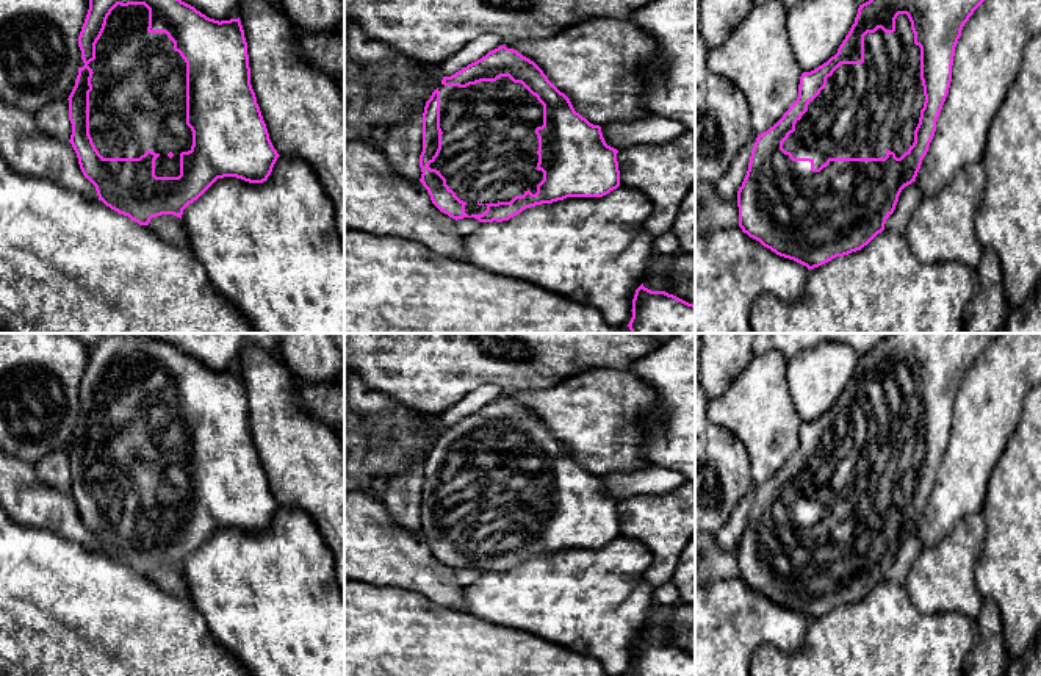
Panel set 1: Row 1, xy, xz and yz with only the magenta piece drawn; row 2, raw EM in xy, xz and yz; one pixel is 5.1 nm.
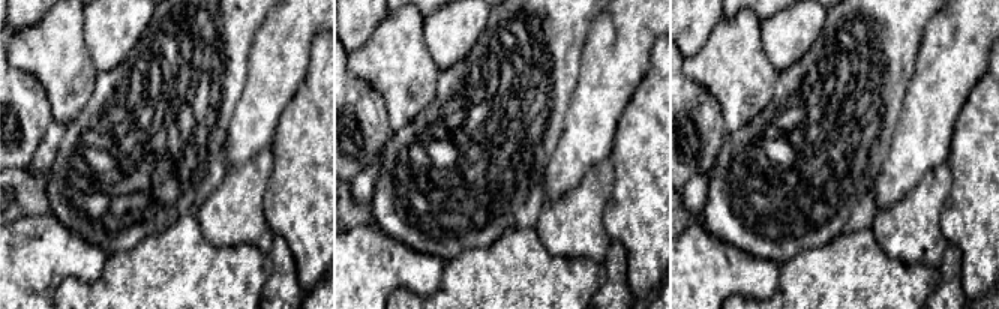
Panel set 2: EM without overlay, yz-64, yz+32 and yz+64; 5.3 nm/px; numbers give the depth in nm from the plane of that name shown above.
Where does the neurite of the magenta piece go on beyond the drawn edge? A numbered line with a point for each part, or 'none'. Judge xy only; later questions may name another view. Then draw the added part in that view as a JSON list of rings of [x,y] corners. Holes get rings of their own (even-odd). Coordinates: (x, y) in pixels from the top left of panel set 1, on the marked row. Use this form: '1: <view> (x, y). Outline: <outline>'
1: xy (138, 102). Outline: [[[117,5],[106,19],[95,44],[92,91],[89,92],[89,135],[103,158],[139,158],[147,150],[158,153],[157,177],[180,175],[180,153],[191,150],[193,131],[186,125],[186,63],[166,33],[149,33],[149,9],[144,5]]]

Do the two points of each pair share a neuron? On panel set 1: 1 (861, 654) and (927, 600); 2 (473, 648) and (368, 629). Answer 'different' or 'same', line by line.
1: different
2: same

